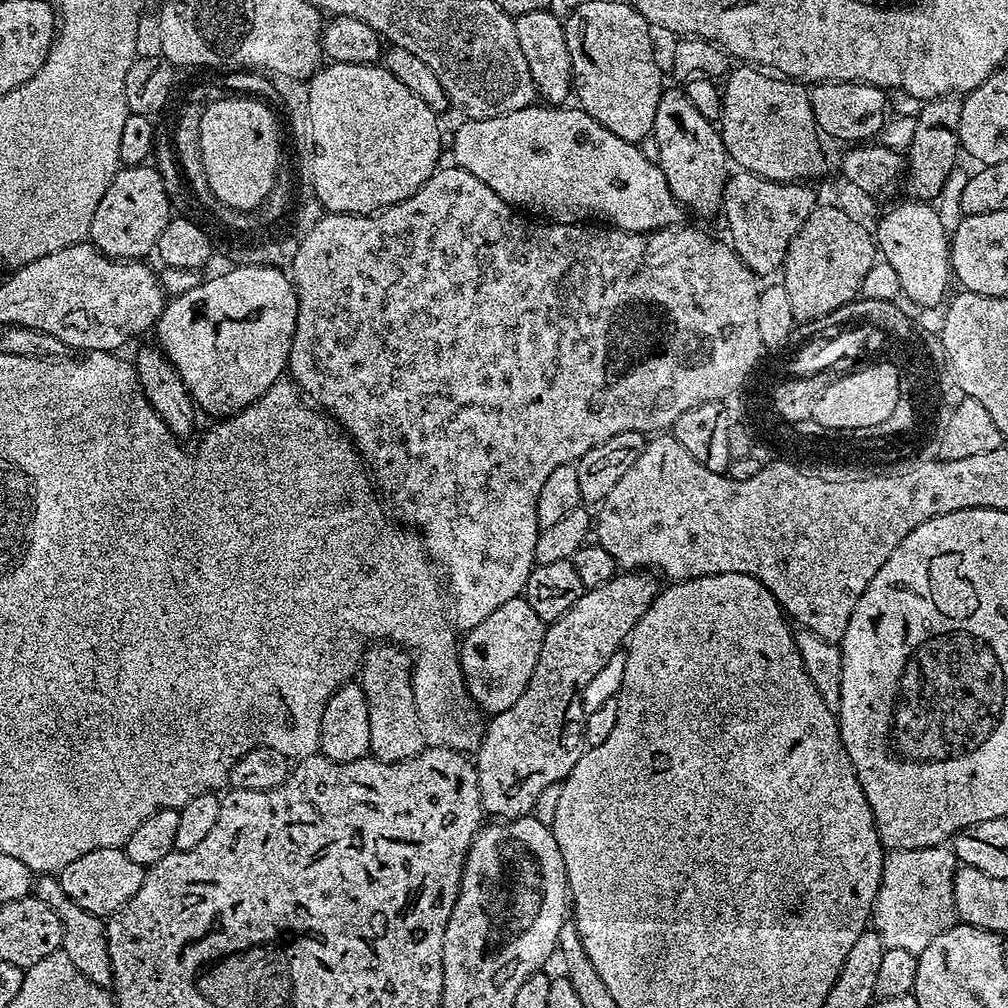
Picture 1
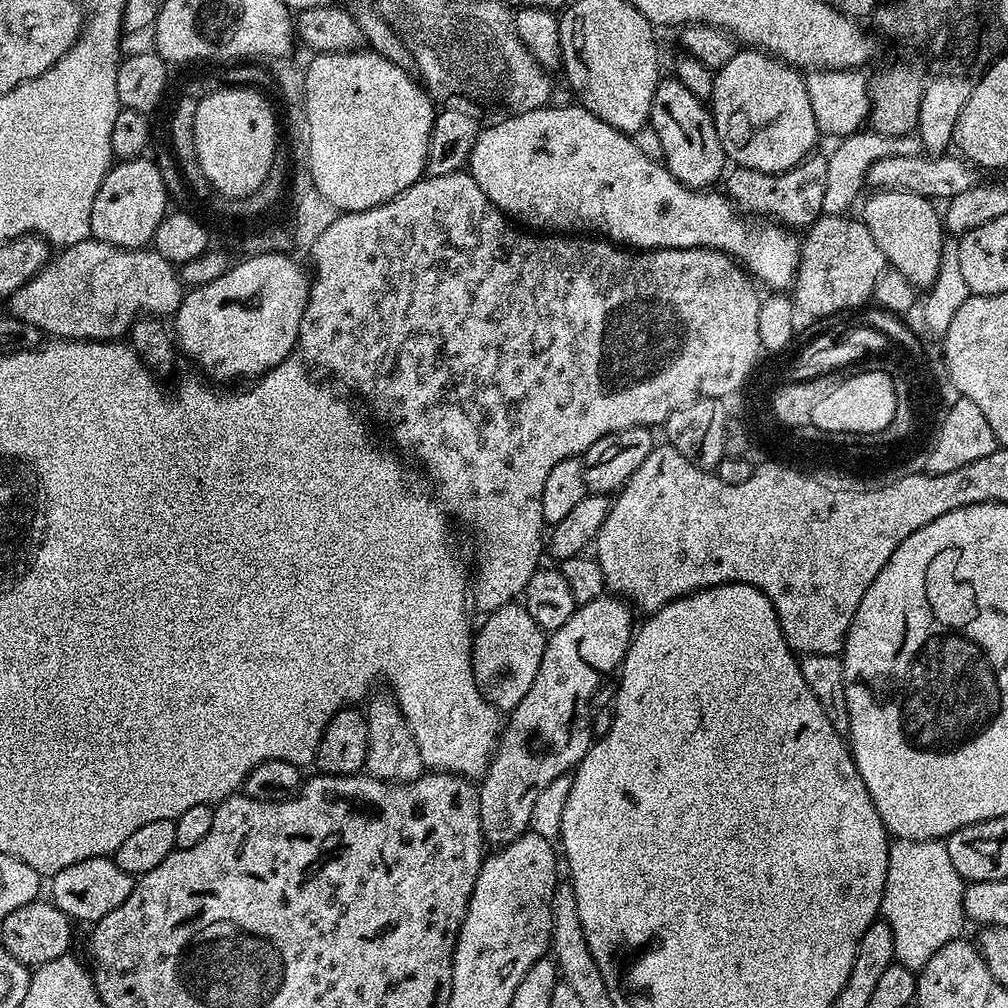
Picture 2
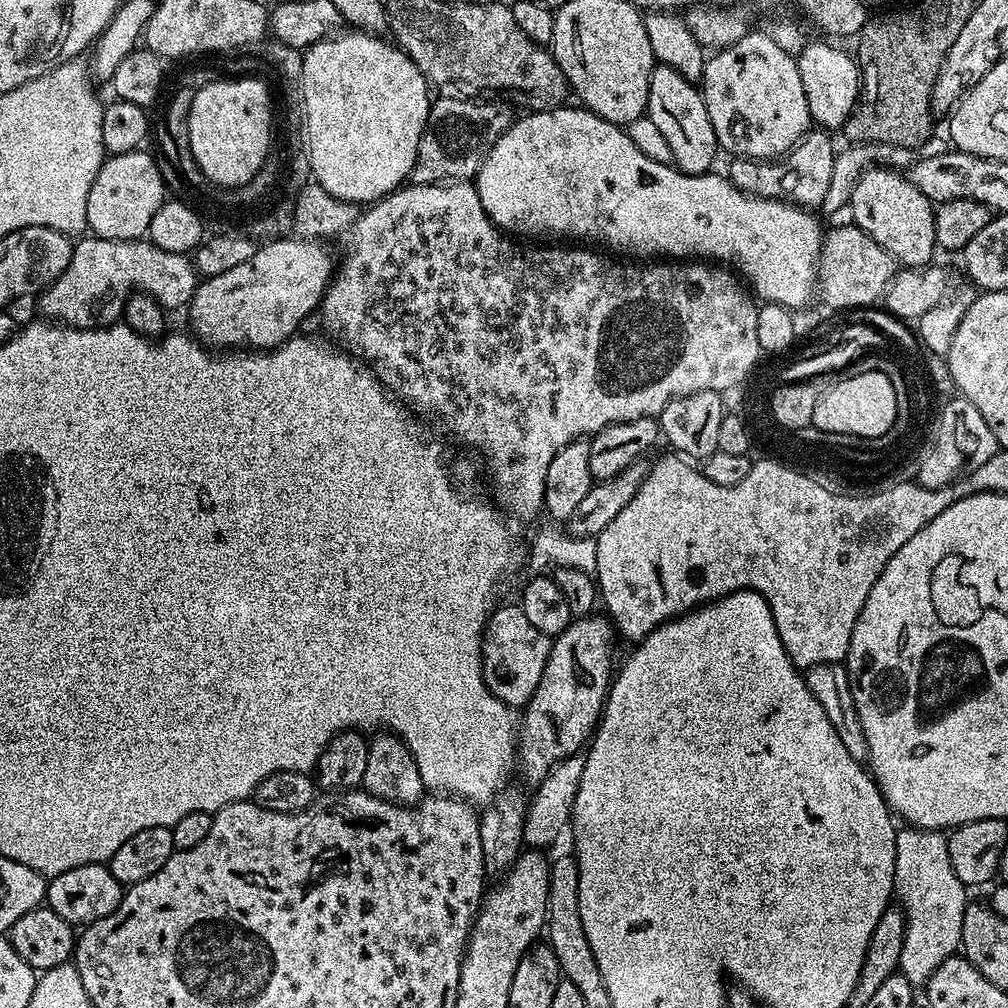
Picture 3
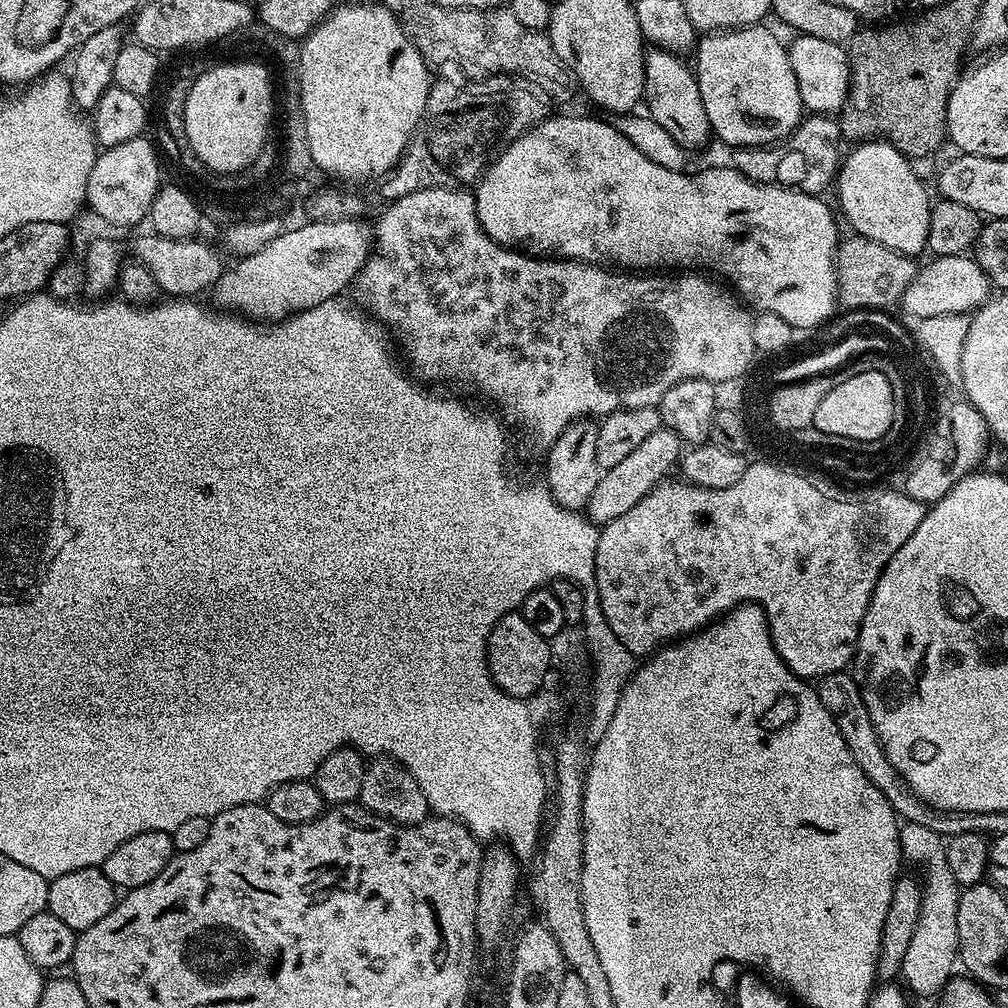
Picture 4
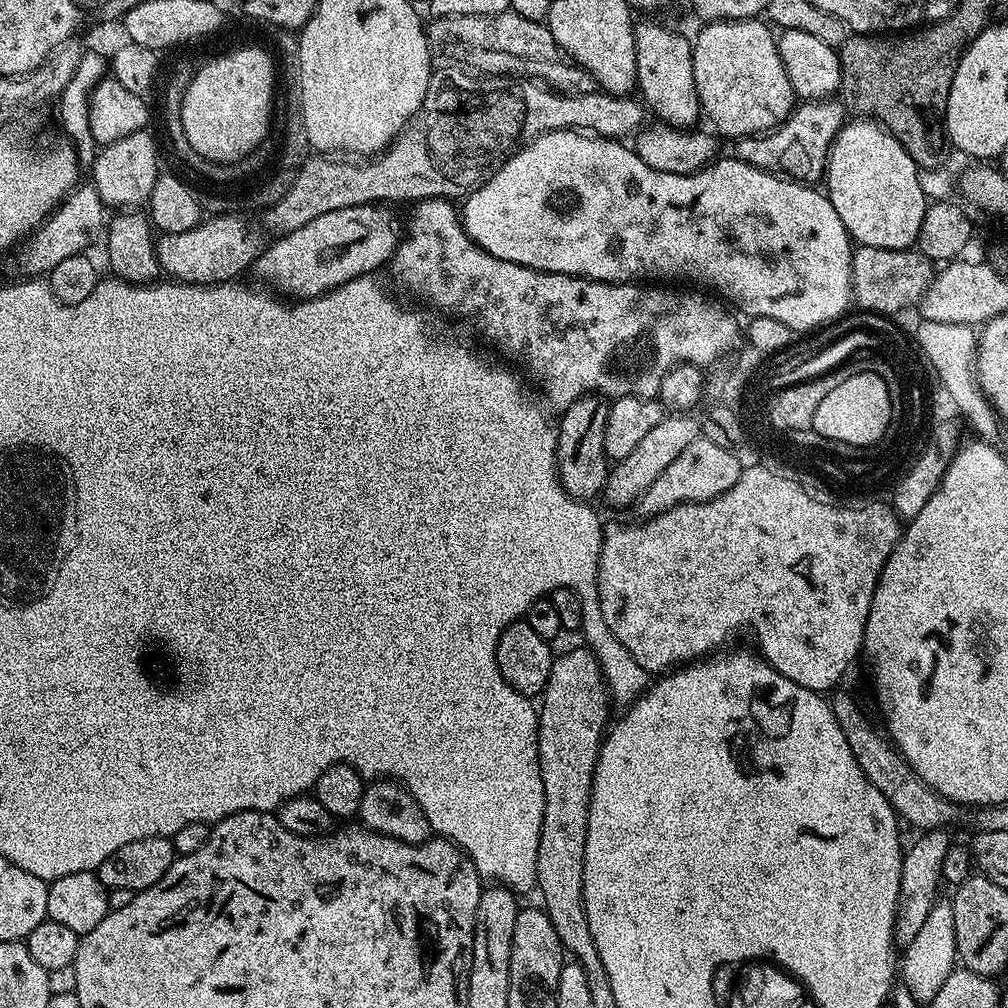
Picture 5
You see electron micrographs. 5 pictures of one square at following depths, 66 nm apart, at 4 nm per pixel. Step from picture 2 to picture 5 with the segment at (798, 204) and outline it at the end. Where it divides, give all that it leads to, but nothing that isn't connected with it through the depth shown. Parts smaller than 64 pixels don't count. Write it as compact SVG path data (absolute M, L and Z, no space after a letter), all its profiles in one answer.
M840 98L797 103L791 116L780 127L758 136L739 137L735 141L735 159L766 172L783 174L793 180L815 185L825 179L828 153L846 123L844 112L846 113L846 105Z

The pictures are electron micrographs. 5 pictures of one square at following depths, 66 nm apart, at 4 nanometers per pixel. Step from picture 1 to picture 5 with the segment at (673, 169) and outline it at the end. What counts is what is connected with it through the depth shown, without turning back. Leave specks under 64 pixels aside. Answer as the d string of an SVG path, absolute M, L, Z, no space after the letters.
M644 18L635 25L634 54L638 62L636 88L646 105L647 111L656 115L657 121L669 128L691 129L696 119L701 119L700 99L694 86L692 65L692 40L682 33L659 24L656 18Z

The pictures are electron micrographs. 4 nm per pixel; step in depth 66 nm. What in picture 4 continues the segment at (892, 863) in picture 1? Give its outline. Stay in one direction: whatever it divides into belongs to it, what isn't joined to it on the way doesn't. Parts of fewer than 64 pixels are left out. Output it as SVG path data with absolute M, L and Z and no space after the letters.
M907 822L900 824L900 850L903 859L924 860L928 867L928 877L923 877L922 880L924 897L918 914L918 926L914 930L914 938L910 938L906 958L902 958L900 967L900 976L912 996L935 997L953 975L952 967L956 968L958 964L957 911L962 886L956 881L954 874L950 874L945 847L945 841L934 830Z

